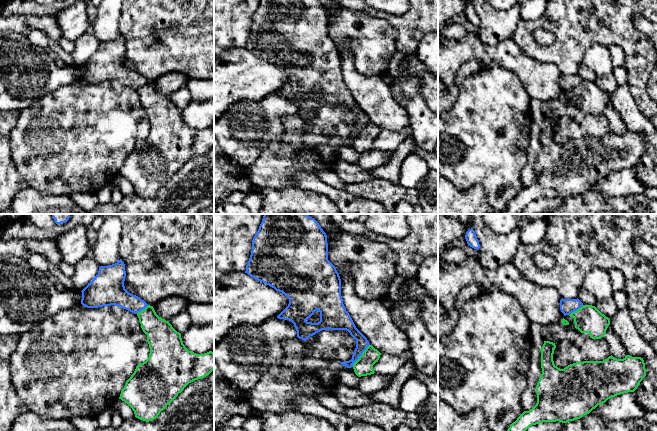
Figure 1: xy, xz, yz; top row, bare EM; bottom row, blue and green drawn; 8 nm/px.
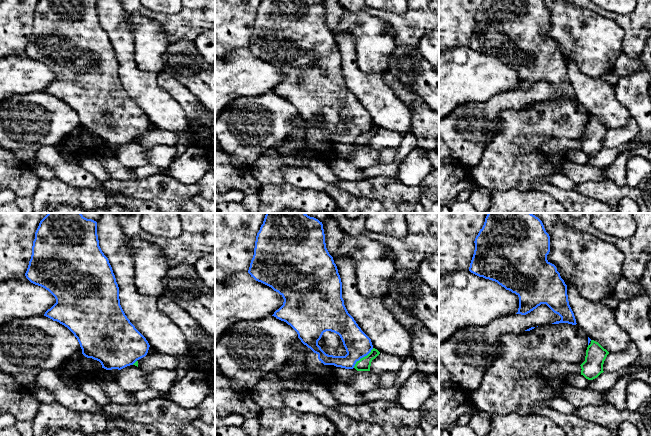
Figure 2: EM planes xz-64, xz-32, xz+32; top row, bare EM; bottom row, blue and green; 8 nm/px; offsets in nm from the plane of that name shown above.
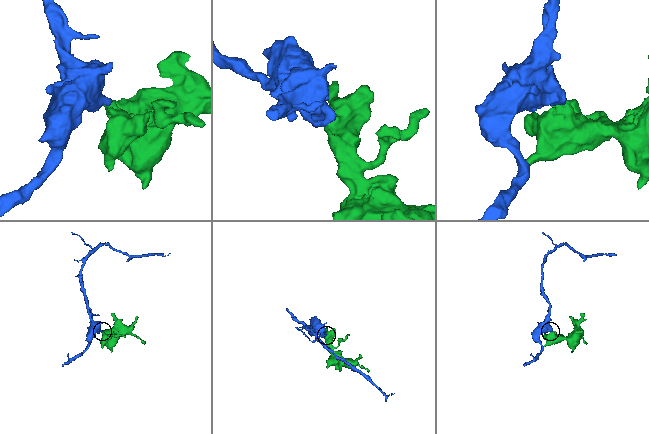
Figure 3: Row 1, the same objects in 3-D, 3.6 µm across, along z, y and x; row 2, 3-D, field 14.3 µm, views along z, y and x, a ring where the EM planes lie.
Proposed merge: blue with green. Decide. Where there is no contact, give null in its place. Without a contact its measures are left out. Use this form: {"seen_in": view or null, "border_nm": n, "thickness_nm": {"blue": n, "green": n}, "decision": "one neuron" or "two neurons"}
{"seen_in": "xz", "border_nm": 240, "thickness_nm": {"blue": 100, "green": 150}, "decision": "two neurons"}

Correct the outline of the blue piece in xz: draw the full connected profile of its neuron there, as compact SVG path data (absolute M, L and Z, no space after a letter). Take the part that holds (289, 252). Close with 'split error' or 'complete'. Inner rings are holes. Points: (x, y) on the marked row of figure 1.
M264 214L252 240L245 273L289 298L288 306L277 318L291 321L299 339L306 341L310 336L327 329L348 331L356 340L356 348L351 360L339 362L343 366L353 367L370 345L346 311L341 296L339 273L328 260L327 235L314 218L307 214ZM317 310L320 312L320 321L307 322Z | complete

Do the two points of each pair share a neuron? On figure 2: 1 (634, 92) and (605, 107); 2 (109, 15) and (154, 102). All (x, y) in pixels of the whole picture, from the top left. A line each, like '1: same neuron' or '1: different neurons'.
1: different neurons
2: same neuron

